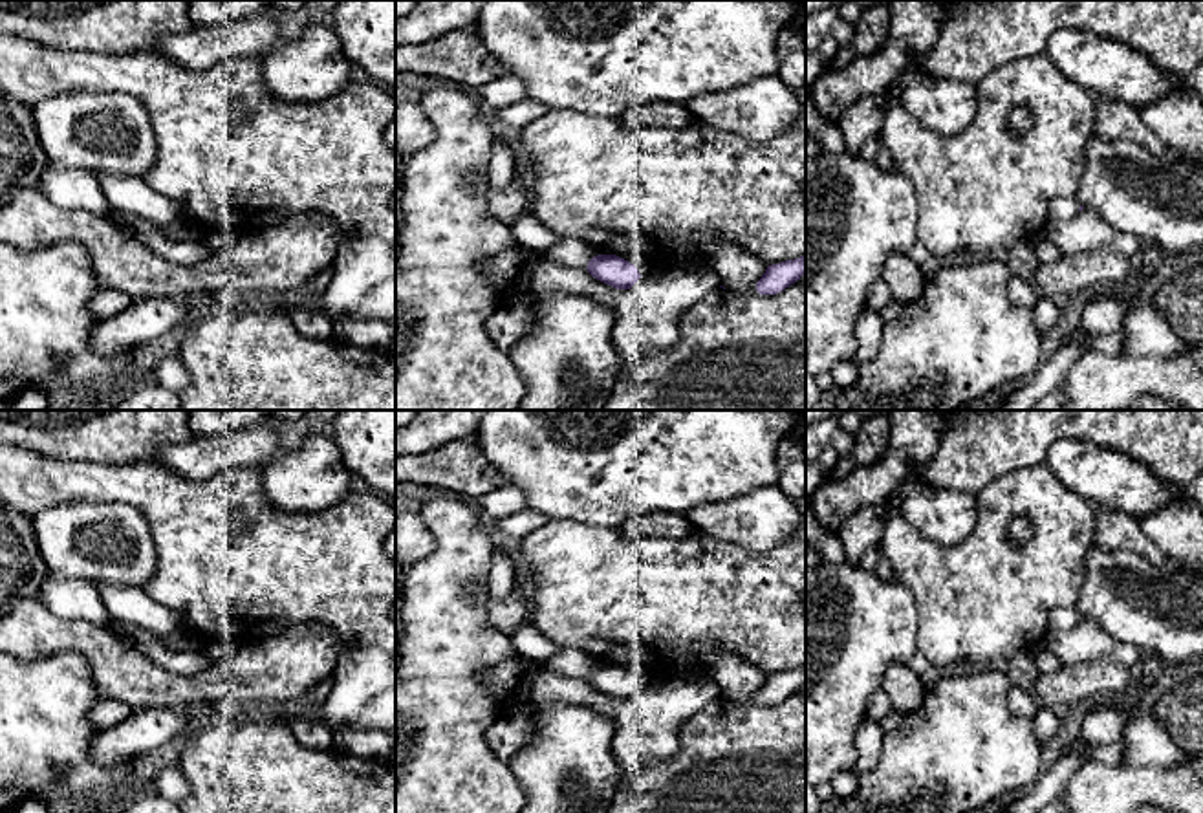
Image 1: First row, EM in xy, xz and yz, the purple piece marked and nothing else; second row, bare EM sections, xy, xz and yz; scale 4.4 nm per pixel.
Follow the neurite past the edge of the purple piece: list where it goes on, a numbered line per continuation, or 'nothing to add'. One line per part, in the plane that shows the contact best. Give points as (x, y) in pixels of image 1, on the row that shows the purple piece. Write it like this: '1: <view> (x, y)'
1: xz (570, 251)

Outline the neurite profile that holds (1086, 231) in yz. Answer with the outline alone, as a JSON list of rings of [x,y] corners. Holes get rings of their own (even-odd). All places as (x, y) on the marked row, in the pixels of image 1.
[[[1089,209],[1078,211],[1068,222],[1047,222],[1042,234],[1053,240],[1062,255],[1111,249],[1133,260],[1143,245],[1133,234],[1111,227]]]

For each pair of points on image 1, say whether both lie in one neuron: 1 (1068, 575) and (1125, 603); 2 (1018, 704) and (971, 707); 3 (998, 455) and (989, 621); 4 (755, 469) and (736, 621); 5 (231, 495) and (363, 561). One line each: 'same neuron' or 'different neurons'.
1: different neurons
2: different neurons
3: different neurons
4: different neurons
5: same neuron

